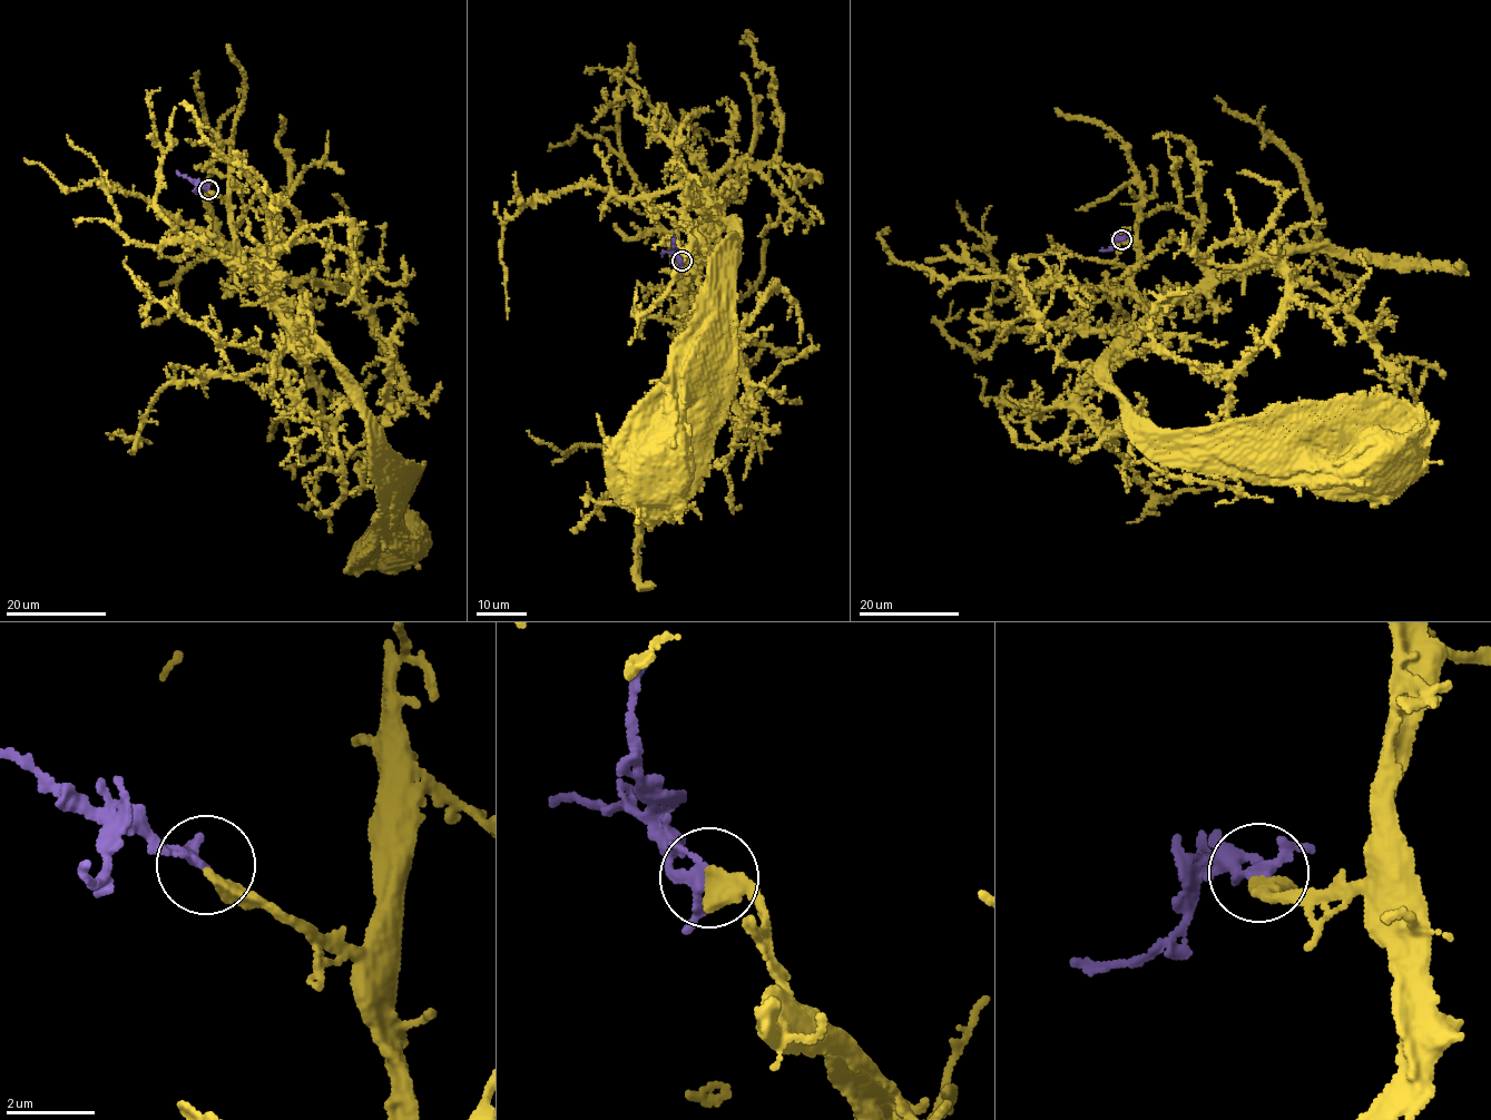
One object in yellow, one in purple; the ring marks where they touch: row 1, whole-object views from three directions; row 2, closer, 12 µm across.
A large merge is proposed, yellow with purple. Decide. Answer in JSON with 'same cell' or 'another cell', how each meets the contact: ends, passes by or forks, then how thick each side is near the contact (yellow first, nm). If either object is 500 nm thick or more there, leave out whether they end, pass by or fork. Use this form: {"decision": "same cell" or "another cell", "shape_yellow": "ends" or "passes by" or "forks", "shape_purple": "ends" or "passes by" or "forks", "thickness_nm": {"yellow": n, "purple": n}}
{"decision": "same cell", "shape_yellow": "ends", "shape_purple": "forks", "thickness_nm": {"yellow": 380, "purple": 160}}

